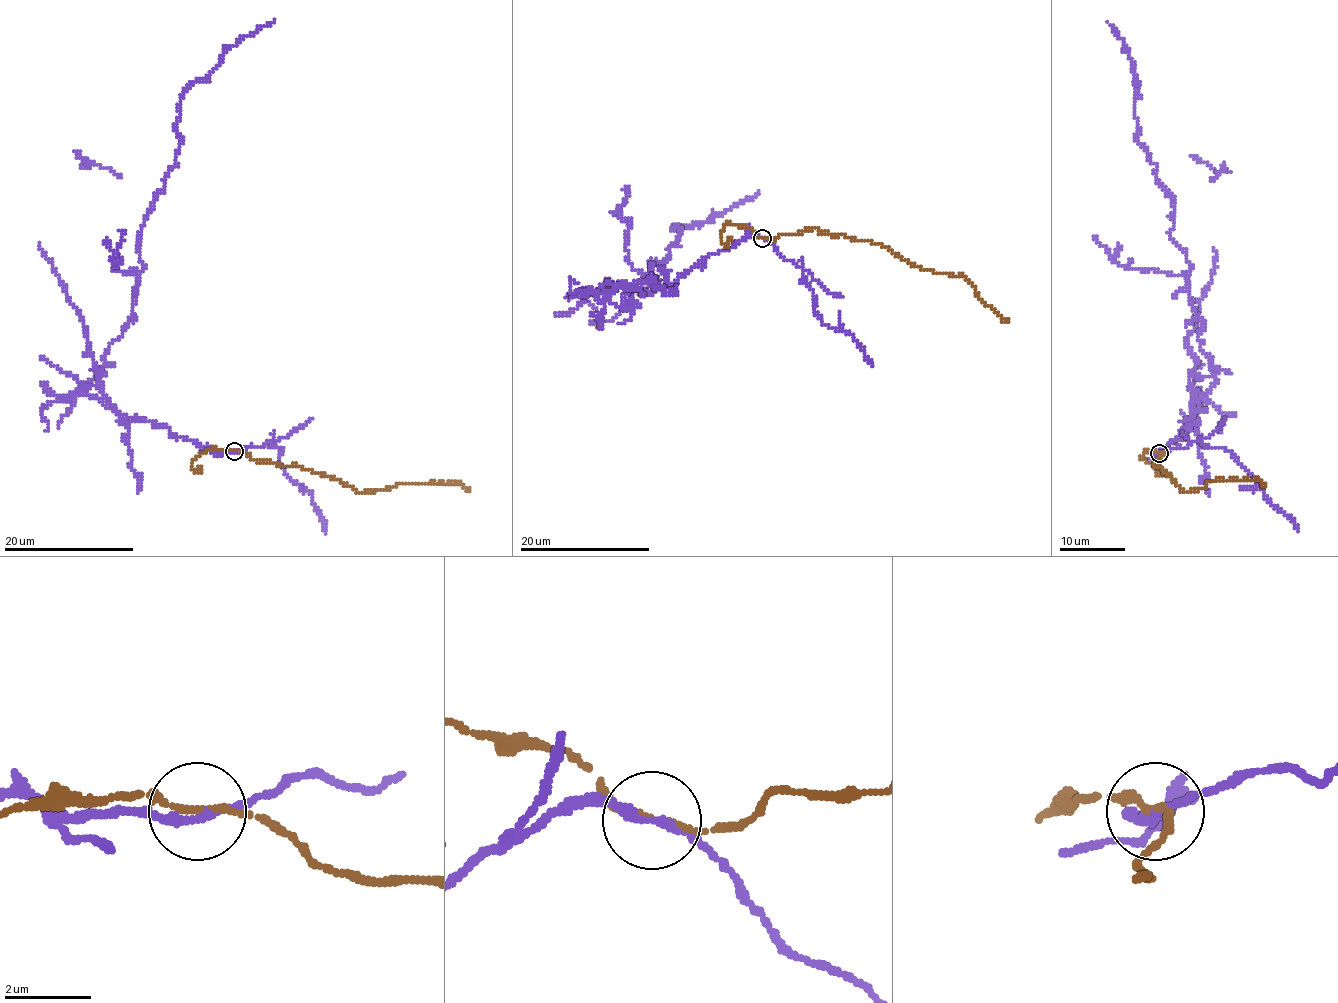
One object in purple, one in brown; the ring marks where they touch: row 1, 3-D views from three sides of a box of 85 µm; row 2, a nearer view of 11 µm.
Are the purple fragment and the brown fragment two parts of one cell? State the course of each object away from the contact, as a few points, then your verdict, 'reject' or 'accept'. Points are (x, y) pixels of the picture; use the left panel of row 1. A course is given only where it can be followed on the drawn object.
purple runs (234, 450), (123, 419), (99, 388), (80, 388), (129, 321), (140, 226), (176, 163), (183, 92), (273, 20); brown runs (234, 450), (253, 459), (311, 468), (357, 490), (372, 492), (398, 484), (427, 482), (461, 483), (470, 492); reject

